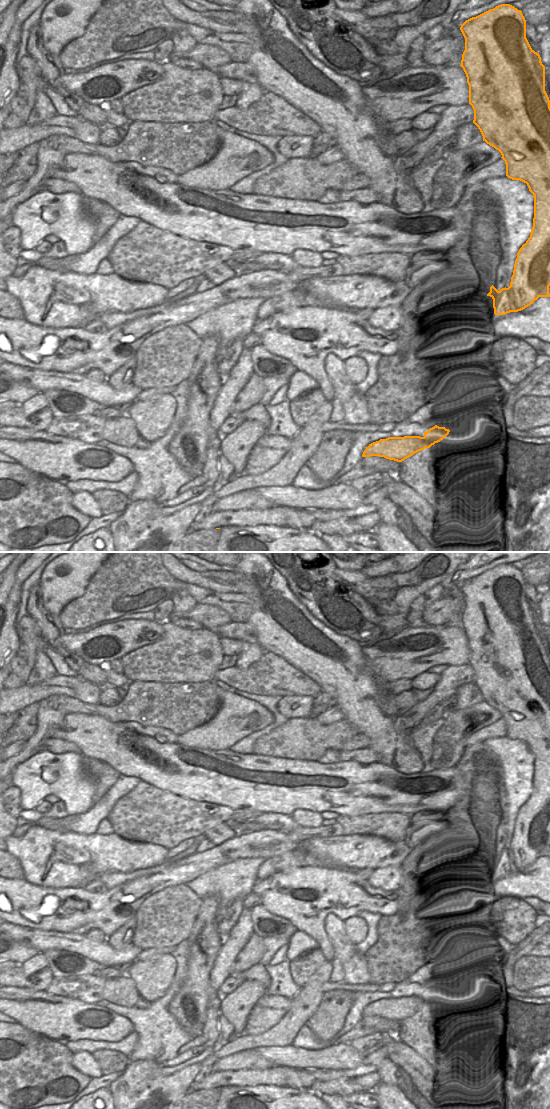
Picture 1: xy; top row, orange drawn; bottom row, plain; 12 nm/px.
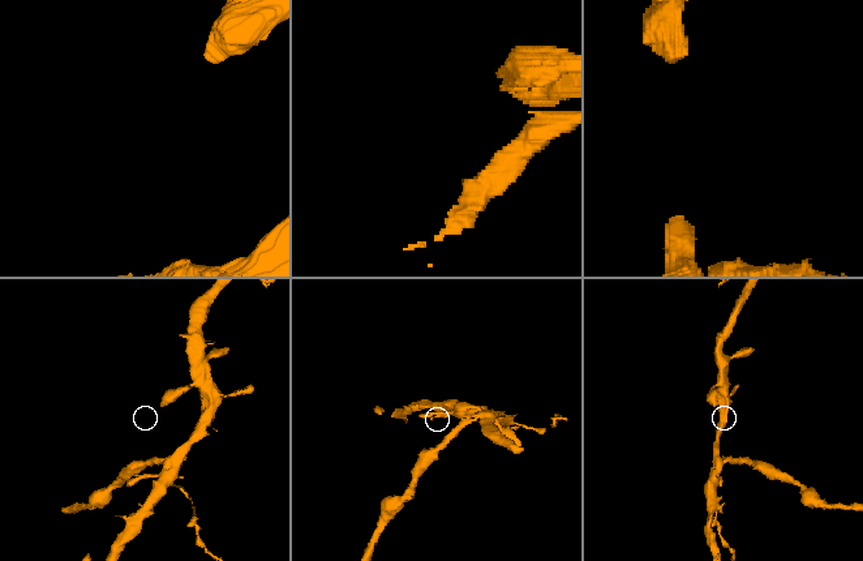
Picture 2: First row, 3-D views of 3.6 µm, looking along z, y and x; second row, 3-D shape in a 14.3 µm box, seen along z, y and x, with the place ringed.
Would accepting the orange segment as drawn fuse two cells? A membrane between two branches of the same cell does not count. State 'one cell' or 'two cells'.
two cells

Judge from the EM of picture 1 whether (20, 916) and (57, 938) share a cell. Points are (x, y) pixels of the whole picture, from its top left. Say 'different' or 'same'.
different

